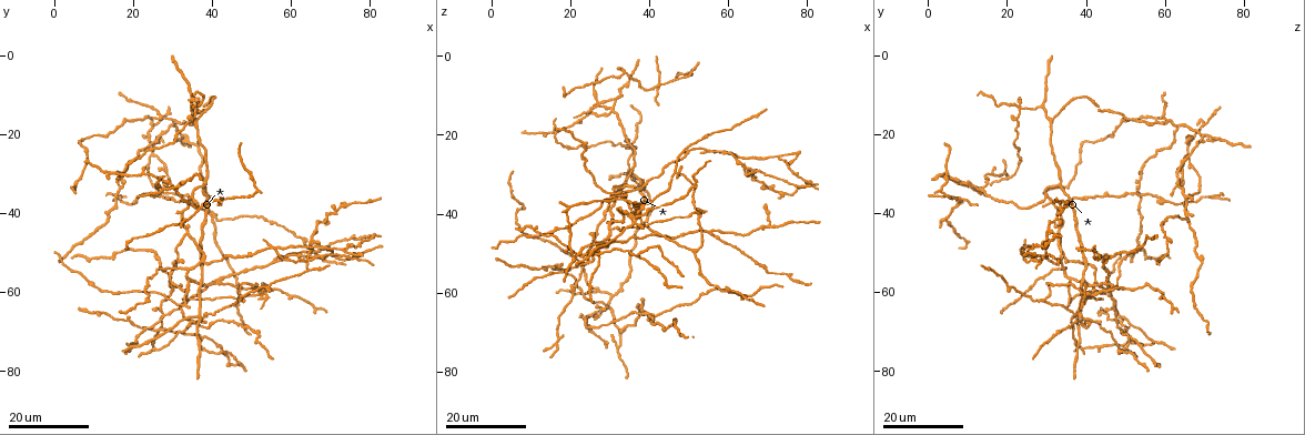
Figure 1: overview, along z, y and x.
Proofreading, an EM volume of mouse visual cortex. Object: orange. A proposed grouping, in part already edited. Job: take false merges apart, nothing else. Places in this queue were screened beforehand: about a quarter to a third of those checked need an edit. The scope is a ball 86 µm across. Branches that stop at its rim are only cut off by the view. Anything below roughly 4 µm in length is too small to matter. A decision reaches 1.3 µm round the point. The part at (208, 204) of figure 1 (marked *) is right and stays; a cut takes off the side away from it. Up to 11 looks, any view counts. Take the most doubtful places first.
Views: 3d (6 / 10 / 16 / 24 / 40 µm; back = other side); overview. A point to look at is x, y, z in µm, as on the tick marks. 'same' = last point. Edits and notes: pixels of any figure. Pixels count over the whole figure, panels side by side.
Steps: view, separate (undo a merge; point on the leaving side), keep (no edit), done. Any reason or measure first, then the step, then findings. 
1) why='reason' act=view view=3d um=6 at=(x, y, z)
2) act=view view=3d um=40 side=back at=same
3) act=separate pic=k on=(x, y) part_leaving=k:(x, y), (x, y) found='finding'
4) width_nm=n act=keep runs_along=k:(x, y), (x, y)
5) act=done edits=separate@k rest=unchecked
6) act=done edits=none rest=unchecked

why='three-way junction' act=view view=3d um=24 at=(32.5, 63.0, 35.0)

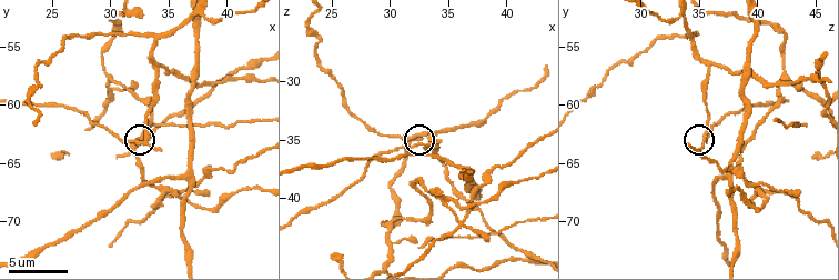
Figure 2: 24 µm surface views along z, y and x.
act=view view=3d um=10 at=(32.8, 63.2, 35.4)

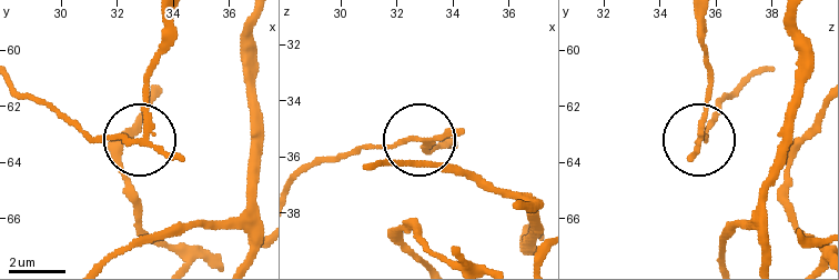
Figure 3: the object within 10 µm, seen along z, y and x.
width_nm=160 act=separate pic=3 on=(98, 139) part_leaving=3:(140, 140), (78, 131), (20, 90) found='two neurons meet here'

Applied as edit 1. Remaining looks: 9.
why='see it whole again' act=view view=overview

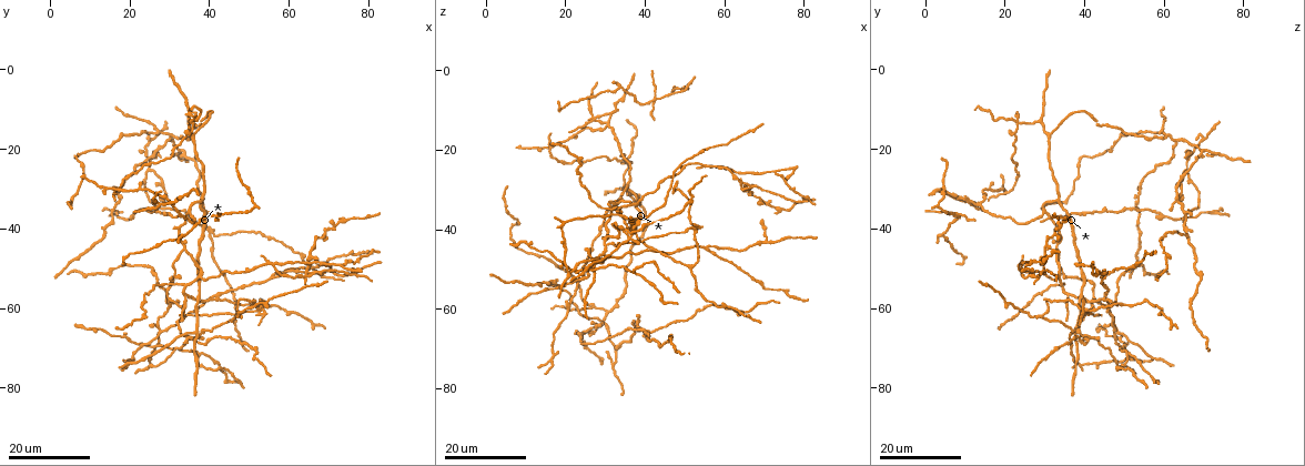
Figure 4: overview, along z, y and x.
why='four or more arms meet' act=view view=3d um=24 at=(35.5, 13.0, 23.5)

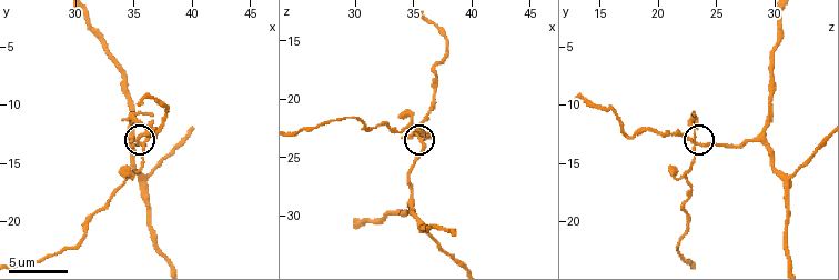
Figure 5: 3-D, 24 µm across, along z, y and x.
act=view view=3d um=10 at=same

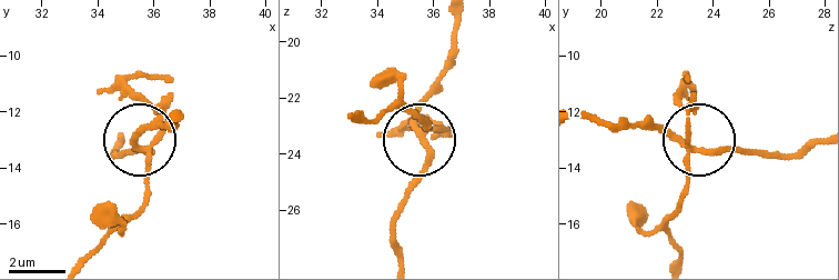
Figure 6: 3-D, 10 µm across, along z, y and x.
width_nm=200 act=separate pic=6 on=(151, 193) found='two neurons meet here'

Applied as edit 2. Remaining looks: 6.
act=view view=overview

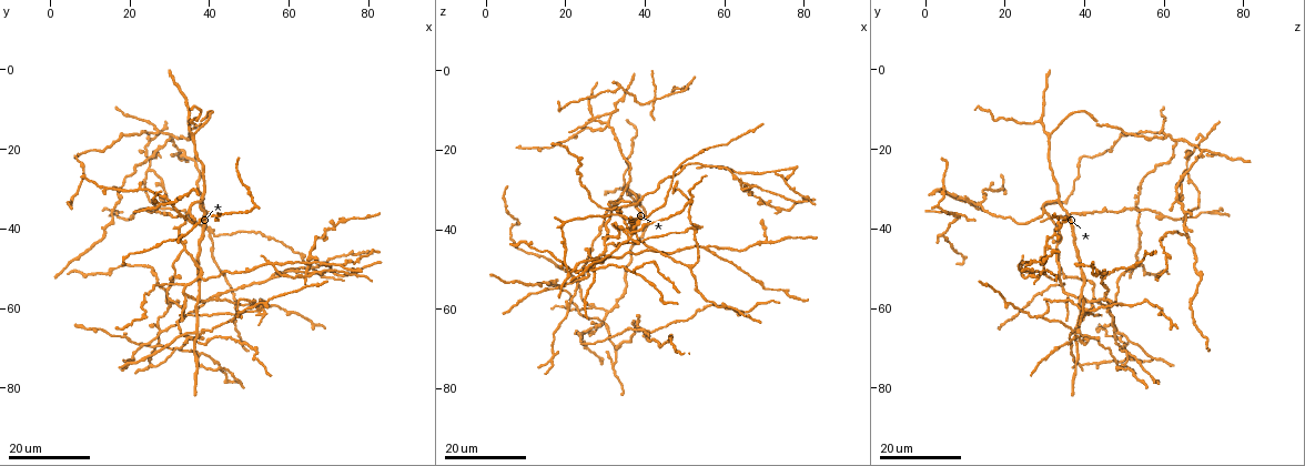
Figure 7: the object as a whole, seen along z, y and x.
why='branch point' act=view view=3d um=16 at=(33.0, 21.0, 69.5)

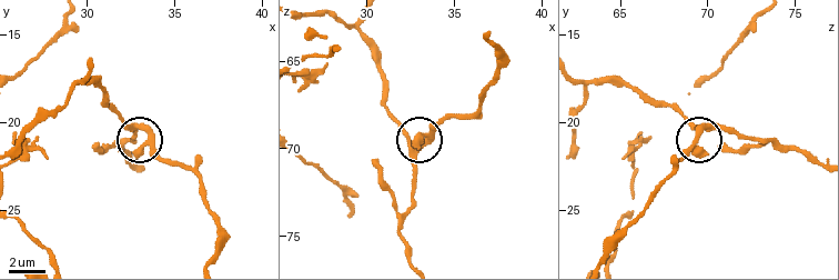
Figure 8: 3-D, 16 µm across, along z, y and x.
act=view view=3d um=6 at=(33.1, 20.2, 69.9)

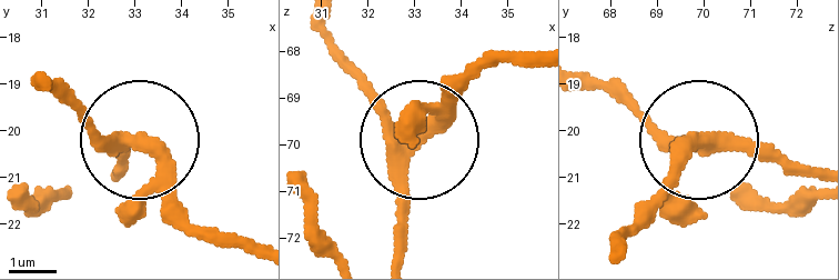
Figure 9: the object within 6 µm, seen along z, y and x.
act=view view=3d um=6 side=back at=(33.00, 20.20, 70.00)

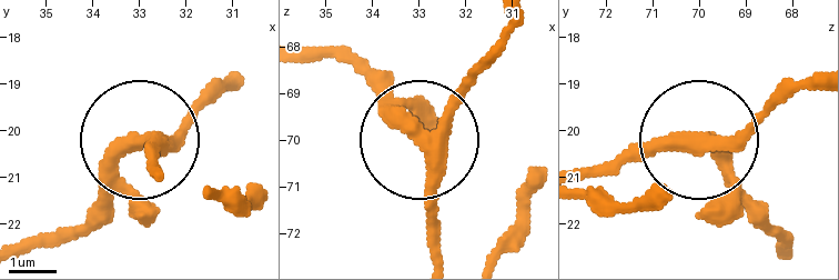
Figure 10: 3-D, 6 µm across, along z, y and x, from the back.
act=keep runs_along=10:(811, 73), (728, 137), (644, 141), (577, 164) found='continuous, no second neuron'

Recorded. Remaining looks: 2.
why='three arms meet' act=view view=3d um=16 at=(26.5, 15.5, 60.0)

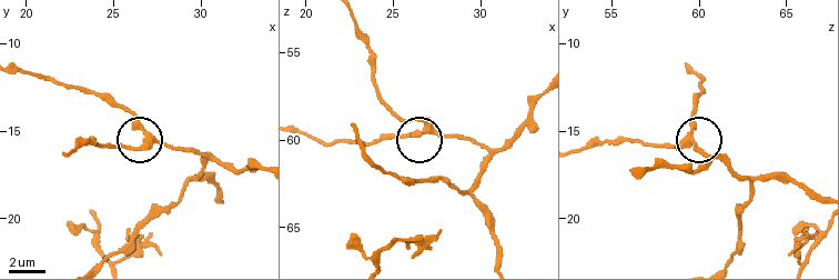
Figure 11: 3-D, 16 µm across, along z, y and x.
why='zoom in' act=view view=3d um=6 at=(27.0, 15.5, 59.5)

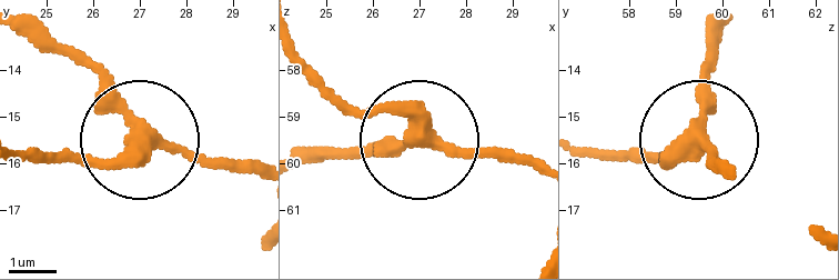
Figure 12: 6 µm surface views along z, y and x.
side_arm_um=13 act=keep runs_along=12:(538, 167), (467, 158), (420, 134), (327, 147) found='one neuron here'

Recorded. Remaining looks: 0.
act=done edits=separate@3,separate@6 rest=unchecked

